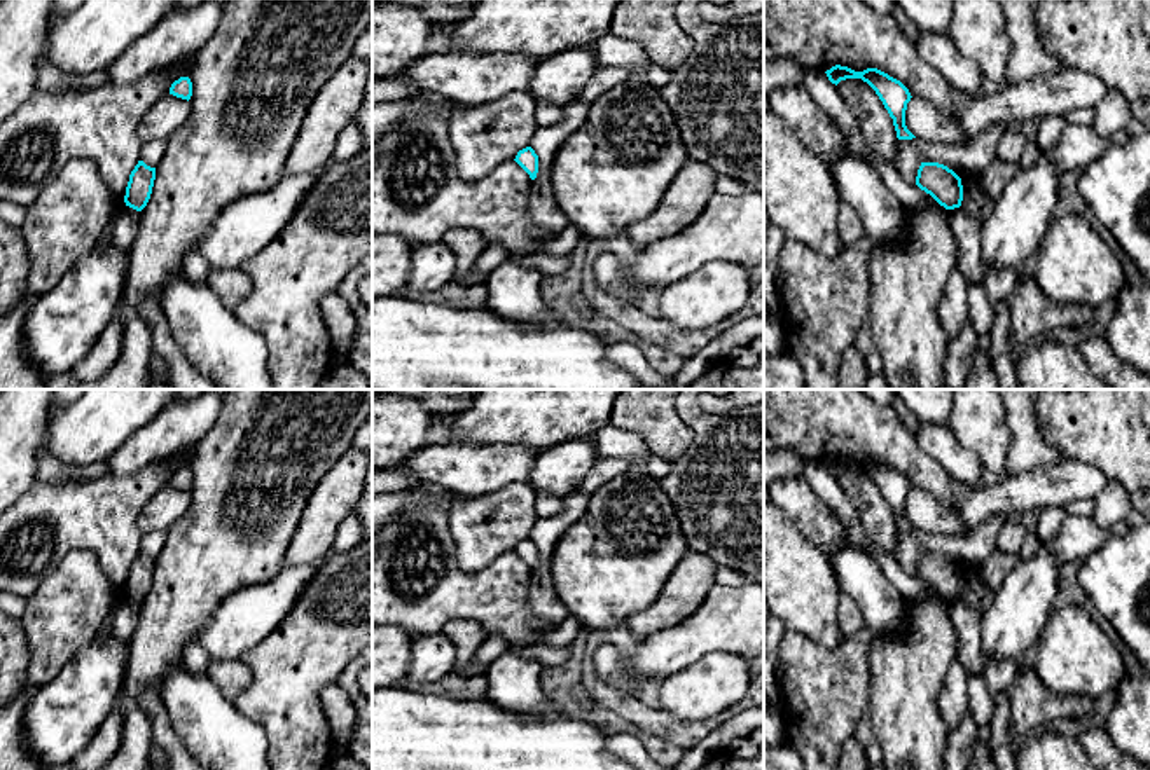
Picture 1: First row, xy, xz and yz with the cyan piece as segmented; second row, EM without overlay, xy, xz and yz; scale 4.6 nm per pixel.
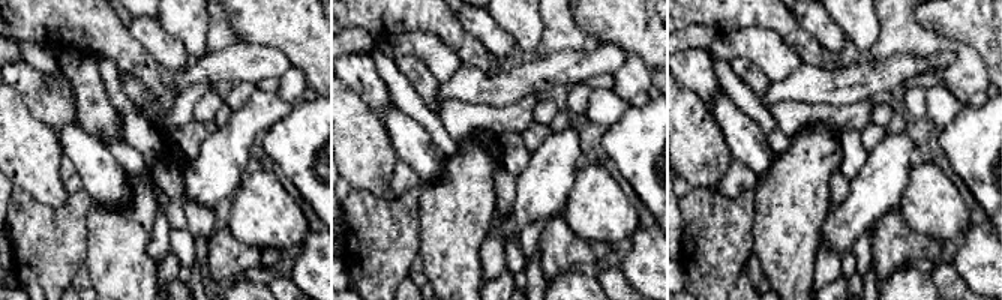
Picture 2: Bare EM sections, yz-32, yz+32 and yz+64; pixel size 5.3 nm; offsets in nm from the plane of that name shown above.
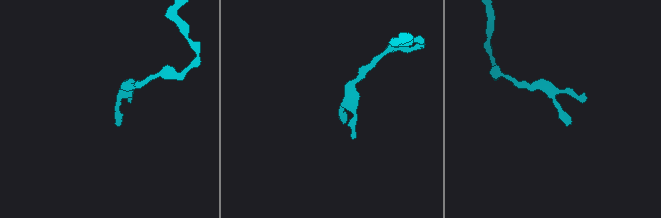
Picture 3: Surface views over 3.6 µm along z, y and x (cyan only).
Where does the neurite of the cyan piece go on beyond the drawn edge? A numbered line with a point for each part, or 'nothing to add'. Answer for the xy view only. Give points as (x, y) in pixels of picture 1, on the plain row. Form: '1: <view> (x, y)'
nothing to add

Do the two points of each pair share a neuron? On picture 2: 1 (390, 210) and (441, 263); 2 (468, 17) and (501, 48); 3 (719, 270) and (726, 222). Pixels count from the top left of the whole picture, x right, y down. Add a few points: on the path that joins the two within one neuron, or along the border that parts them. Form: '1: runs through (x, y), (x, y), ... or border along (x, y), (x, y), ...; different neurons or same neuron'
1: border along (419, 203), (417, 254); different neurons
2: runs through (476, 23), (494, 41); same neuron
3: runs through (719, 258), (719, 234); same neuron

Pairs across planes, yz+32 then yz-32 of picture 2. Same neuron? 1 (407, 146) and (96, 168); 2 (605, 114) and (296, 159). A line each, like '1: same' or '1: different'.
1: same
2: different

